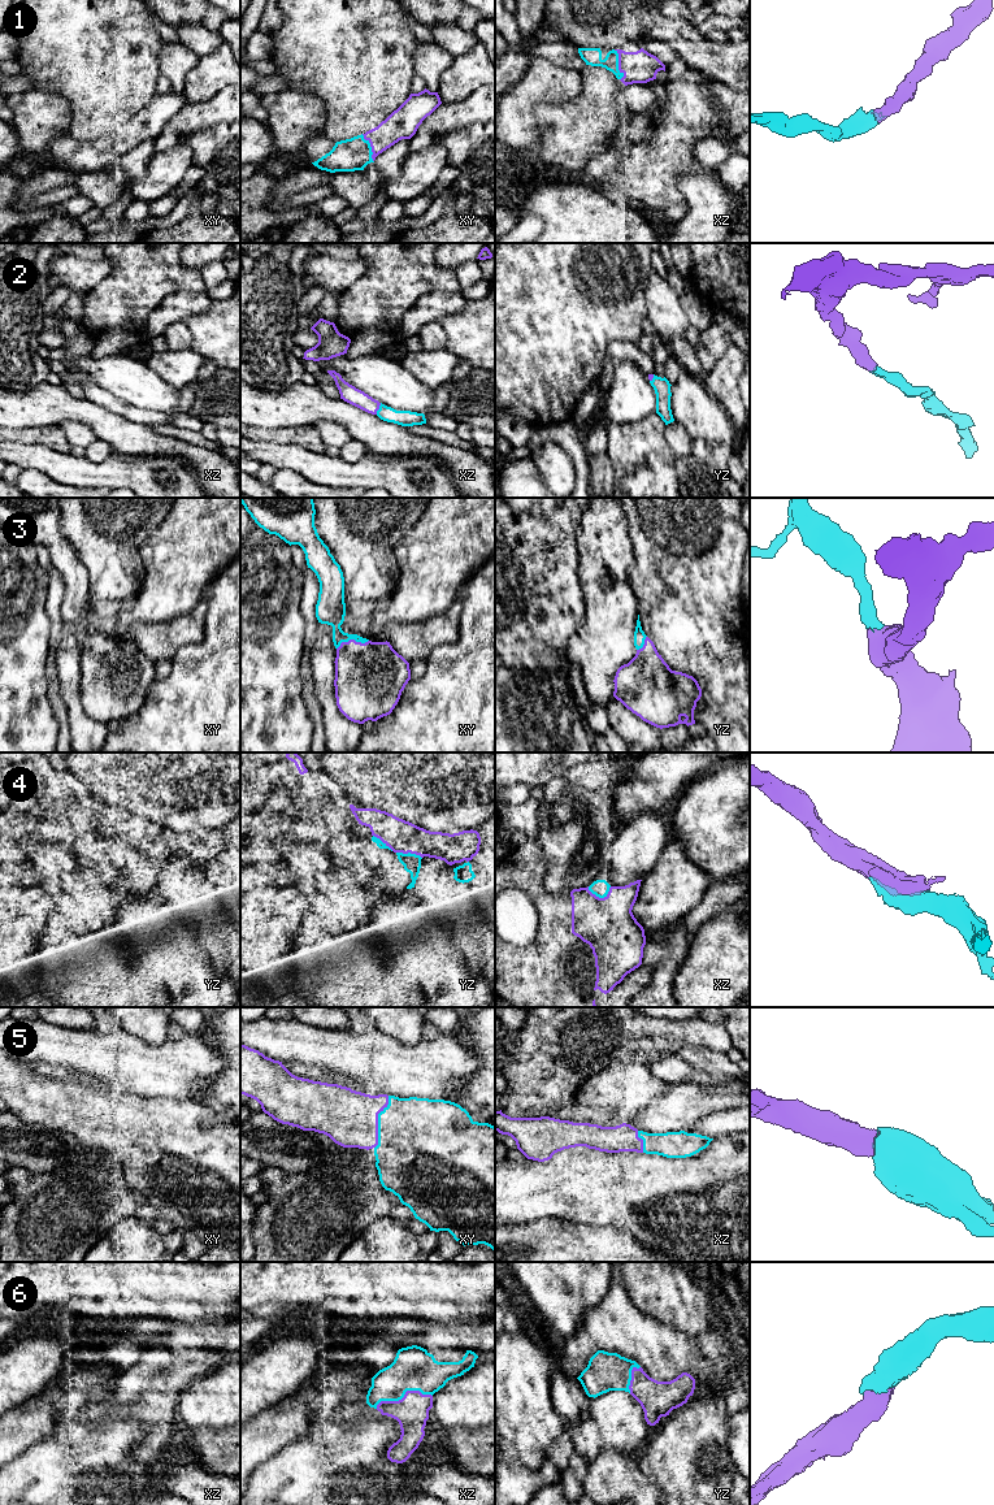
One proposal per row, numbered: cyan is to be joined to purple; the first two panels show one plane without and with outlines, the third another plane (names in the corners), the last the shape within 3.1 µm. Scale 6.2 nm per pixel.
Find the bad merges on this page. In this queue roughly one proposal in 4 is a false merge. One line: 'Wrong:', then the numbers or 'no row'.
Wrong: no row

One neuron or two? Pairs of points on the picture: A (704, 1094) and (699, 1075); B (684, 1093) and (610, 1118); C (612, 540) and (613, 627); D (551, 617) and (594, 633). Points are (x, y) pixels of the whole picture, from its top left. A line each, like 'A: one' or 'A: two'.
A: two
B: one
C: one
D: two

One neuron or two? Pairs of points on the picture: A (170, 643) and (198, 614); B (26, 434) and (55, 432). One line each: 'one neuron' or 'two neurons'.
A: one neuron
B: one neuron

